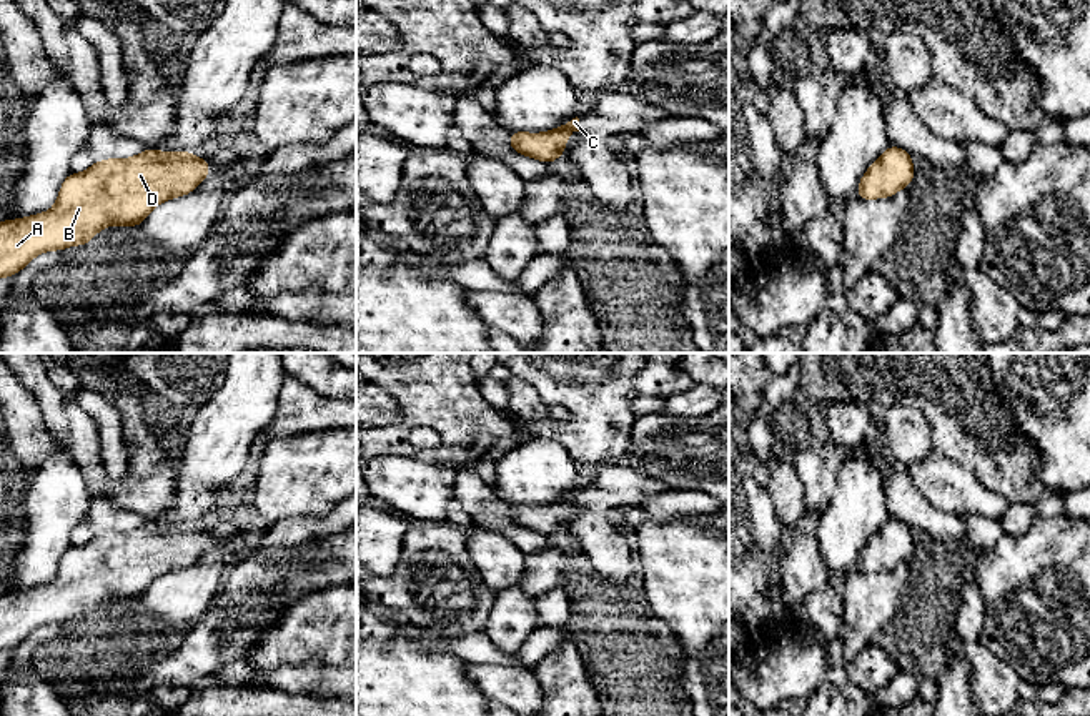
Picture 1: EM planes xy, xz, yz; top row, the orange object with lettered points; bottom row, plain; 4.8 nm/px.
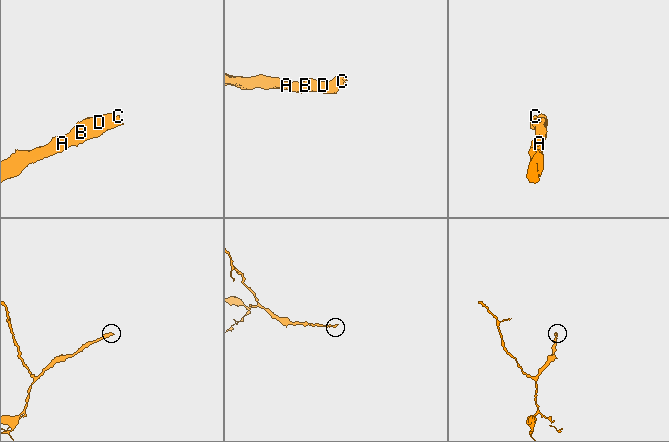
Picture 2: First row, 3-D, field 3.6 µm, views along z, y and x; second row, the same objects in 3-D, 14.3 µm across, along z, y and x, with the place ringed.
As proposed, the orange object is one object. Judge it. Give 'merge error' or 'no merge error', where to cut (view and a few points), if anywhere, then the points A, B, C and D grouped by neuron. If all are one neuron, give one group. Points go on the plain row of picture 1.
no merge error | no cut | A B C D

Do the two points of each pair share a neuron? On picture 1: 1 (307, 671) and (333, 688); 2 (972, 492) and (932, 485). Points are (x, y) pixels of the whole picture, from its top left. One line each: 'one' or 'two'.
1: one
2: one

